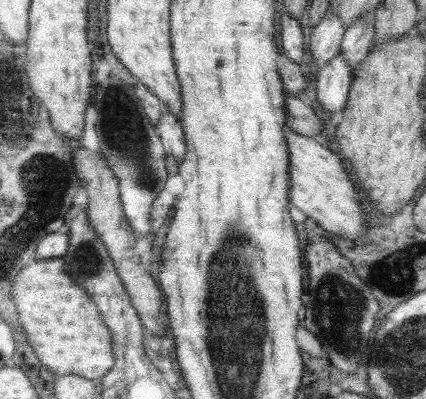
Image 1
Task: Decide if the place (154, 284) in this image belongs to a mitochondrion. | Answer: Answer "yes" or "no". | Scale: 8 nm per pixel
no

